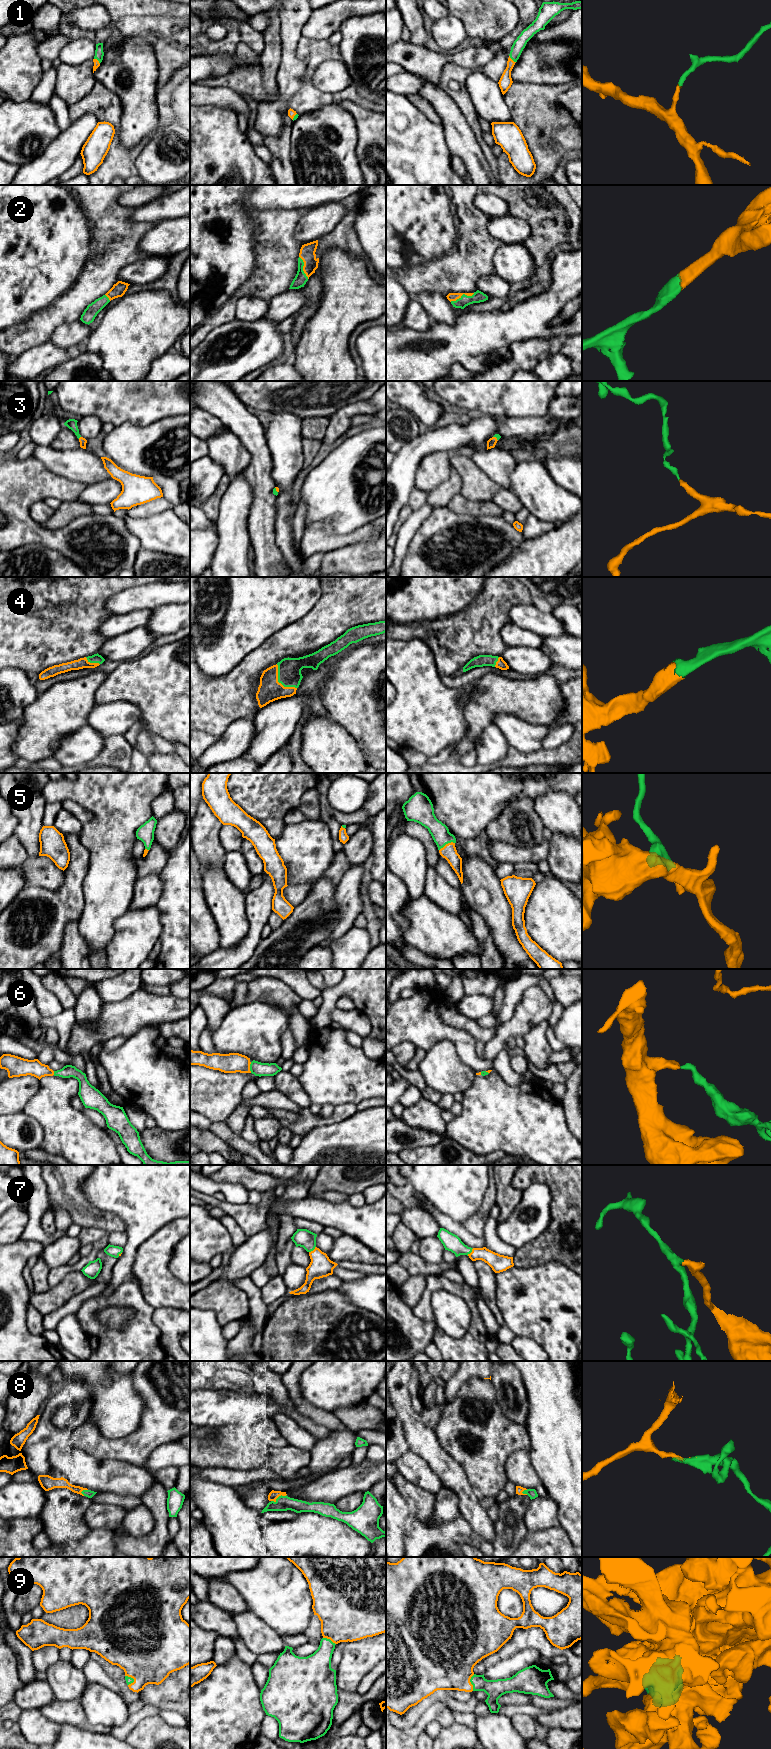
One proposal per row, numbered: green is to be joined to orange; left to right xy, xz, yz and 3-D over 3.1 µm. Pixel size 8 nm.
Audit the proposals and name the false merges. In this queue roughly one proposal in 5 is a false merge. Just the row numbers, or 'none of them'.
none of them

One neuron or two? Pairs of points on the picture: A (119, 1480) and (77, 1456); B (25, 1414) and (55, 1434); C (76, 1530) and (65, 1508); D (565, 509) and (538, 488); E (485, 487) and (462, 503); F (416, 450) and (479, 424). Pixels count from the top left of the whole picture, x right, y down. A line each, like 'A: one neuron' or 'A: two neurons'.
A: one neuron
B: two neurons
C: one neuron
D: one neuron
E: two neurons
F: one neuron

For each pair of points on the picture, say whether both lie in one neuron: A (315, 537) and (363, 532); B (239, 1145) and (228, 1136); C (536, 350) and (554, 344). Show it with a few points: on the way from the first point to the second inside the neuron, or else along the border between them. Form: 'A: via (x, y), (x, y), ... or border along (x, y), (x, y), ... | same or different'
A: via (327, 539), (351, 538) | same
B: via (236, 1142), (231, 1139) | same
C: via (540, 349), (550, 346) | same

